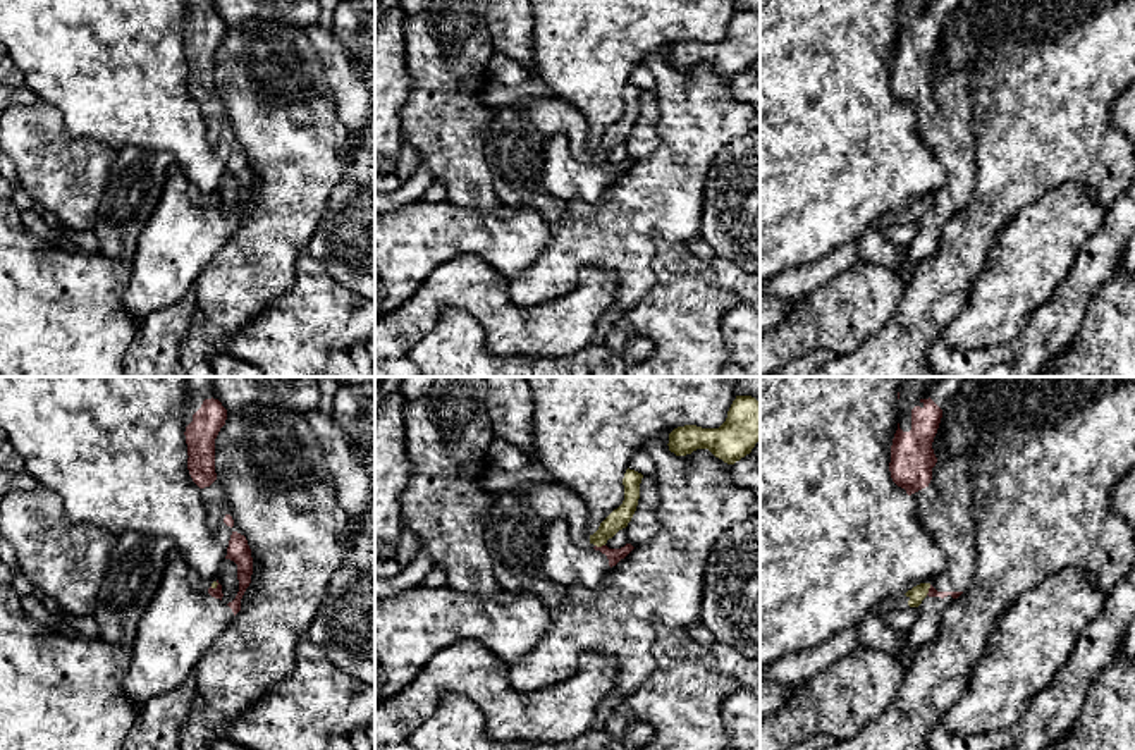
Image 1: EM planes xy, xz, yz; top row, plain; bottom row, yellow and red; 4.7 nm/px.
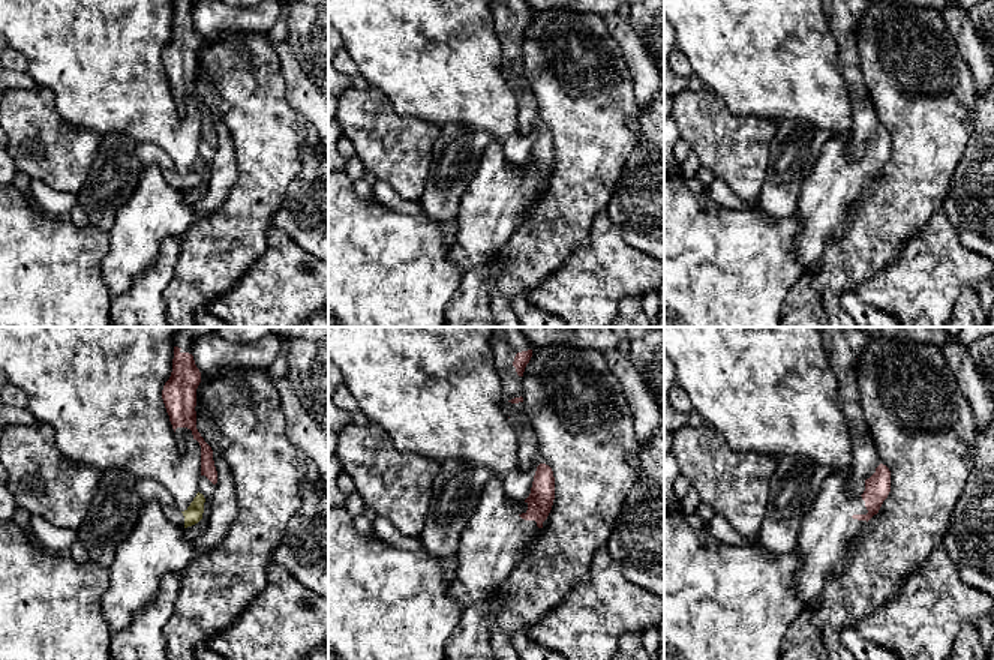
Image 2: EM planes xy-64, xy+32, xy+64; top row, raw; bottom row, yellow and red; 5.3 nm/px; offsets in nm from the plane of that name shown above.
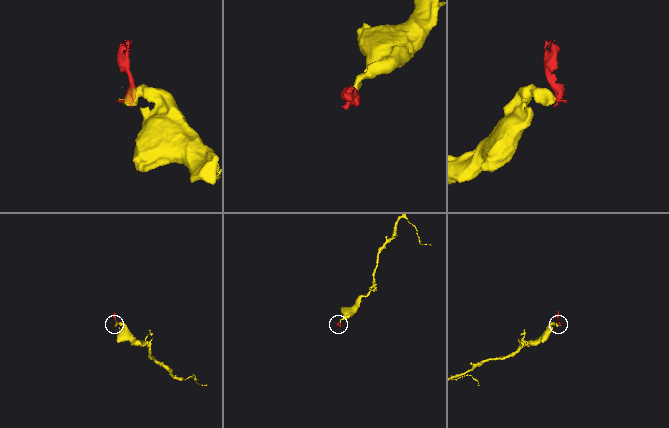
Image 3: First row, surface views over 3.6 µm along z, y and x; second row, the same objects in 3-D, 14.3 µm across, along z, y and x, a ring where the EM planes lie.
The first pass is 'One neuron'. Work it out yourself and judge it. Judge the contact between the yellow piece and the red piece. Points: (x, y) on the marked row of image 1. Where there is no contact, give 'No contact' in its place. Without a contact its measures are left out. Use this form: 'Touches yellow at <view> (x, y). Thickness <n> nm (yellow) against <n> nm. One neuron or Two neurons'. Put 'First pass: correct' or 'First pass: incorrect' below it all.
Touches yellow at xz (601, 546). Thickness 90 nm (yellow) against 70 nm. Two neurons
First pass: incorrect

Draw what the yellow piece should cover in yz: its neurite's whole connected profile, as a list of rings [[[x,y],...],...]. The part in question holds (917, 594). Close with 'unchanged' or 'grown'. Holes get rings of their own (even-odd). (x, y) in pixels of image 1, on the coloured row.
[[[920,583],[908,590],[905,595],[899,597],[887,597],[882,600],[879,612],[886,614],[889,611],[905,611],[910,607],[918,607],[922,600],[927,597],[930,583]]]; grown

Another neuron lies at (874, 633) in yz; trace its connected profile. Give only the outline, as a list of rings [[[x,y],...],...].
[[[879,611],[870,612],[858,630],[860,649],[880,650],[899,657],[908,652],[910,633],[891,630]]]

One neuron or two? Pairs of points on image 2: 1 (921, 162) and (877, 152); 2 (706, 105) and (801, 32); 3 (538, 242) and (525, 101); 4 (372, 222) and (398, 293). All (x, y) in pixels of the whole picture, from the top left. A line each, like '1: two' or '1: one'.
1: two
2: two
3: two
4: one

